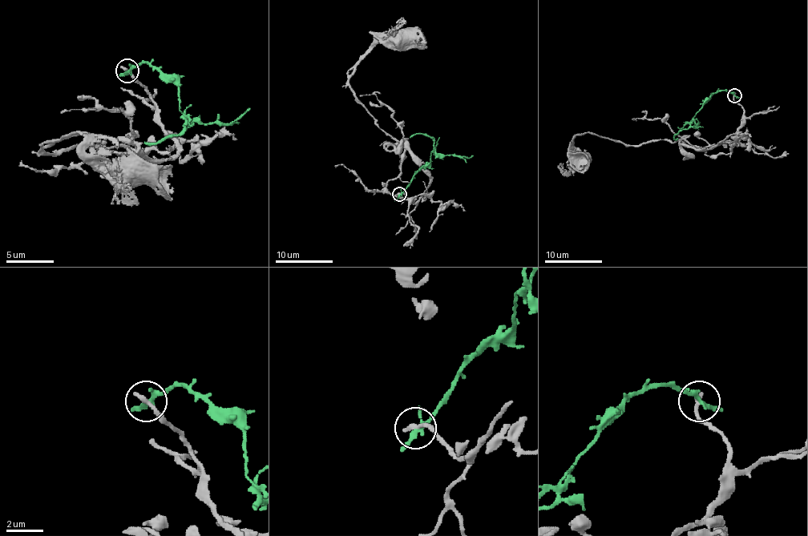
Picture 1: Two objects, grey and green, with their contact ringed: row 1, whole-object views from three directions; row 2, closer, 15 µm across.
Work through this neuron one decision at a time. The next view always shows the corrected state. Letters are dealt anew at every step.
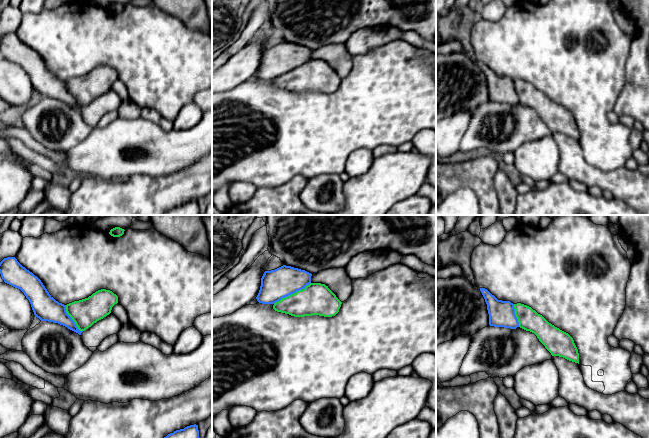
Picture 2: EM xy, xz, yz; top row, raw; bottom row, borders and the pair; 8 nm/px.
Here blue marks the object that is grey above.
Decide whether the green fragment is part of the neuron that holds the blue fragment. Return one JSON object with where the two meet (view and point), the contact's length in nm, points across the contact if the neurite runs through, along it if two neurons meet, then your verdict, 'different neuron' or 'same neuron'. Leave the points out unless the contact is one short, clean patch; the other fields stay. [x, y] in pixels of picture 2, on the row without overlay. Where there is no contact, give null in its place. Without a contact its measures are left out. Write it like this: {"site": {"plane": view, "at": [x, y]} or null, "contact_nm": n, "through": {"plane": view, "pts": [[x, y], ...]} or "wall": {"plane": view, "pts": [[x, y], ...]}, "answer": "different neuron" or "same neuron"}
{"site": {"plane": "xz", "at": [291, 69]}, "contact_nm": 340, "through": {"plane": "xz", "pts": [[276, 60], [285, 63], [291, 69], [301, 74], [315, 75]]}, "answer": "same neuron"}

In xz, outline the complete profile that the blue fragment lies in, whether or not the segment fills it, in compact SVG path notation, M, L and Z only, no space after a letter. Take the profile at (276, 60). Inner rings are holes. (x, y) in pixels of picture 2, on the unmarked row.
M286 41L265 47L256 75L294 93L335 92L342 78L325 60L312 59L311 52L305 46Z

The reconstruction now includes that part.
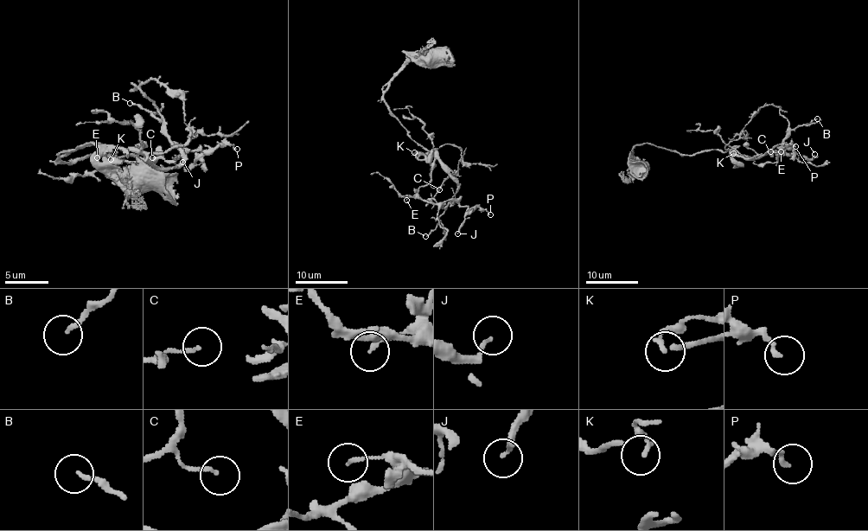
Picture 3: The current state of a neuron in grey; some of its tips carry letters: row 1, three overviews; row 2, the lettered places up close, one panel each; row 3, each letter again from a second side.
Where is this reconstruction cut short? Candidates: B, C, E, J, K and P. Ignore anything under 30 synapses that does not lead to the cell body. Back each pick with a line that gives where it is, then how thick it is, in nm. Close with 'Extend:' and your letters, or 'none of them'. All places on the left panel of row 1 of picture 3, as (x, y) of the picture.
B: (130, 103) | 140 nm
Extend: B

